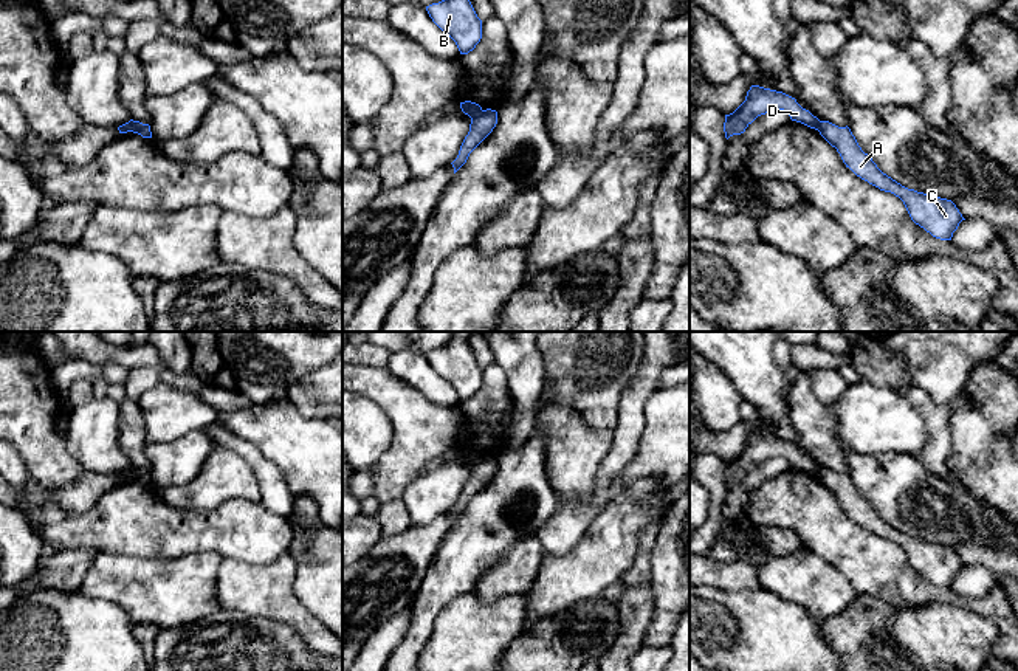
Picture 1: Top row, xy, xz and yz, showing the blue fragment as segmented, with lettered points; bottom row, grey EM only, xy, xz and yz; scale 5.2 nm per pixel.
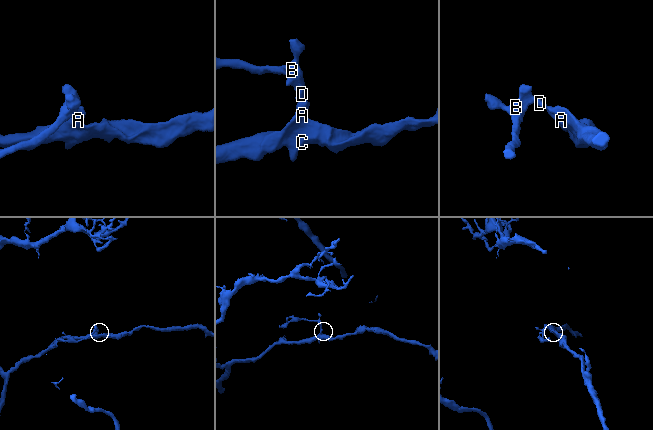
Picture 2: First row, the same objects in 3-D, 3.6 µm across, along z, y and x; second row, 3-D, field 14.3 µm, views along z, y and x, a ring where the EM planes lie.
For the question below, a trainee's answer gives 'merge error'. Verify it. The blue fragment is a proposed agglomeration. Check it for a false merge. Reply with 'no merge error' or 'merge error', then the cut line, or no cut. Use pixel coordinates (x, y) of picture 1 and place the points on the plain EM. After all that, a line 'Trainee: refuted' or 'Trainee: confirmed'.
merge error | xz (482, 457), (470, 464)
Trainee: confirmed

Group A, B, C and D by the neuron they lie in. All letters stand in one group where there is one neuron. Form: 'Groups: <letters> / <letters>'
Groups: A C / B D

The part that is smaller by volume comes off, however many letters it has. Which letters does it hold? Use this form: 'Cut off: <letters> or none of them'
Cut off: B, D

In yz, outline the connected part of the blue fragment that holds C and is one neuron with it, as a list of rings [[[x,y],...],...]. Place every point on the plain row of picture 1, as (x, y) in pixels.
[[[820,468],[818,479],[837,496],[846,514],[857,524],[899,544],[916,572],[936,586],[951,587],[959,570],[965,567],[951,547],[908,536],[883,521],[872,505],[862,497],[848,473],[838,474],[829,468]]]

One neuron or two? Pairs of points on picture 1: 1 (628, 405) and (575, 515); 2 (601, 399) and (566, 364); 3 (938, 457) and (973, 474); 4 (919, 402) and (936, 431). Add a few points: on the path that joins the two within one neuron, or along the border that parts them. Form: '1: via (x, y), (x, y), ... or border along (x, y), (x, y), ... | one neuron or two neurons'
1: via (626, 434), (623, 448), (605, 478), (603, 492) | one neuron
2: via (591, 392), (584, 388), (584, 377), (577, 369) | one neuron
3: border along (949, 425), (950, 454), (947, 467), (962, 485) | two neurons
4: via (927, 409), (936, 419), (936, 423) | one neuron

